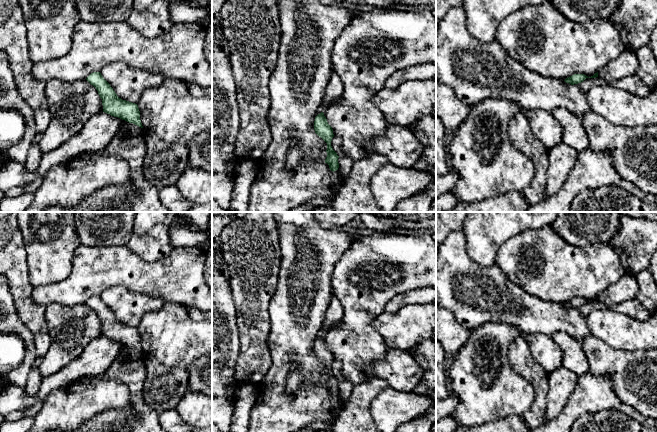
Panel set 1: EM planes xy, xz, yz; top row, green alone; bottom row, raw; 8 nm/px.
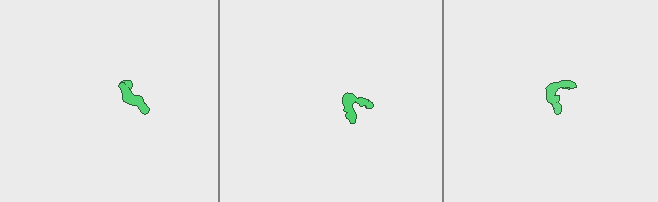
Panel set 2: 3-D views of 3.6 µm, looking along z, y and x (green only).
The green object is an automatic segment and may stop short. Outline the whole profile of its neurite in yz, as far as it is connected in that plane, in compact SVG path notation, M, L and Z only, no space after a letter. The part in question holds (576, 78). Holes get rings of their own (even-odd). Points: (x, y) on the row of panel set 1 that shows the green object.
M624 50L616 59L609 62L593 76L588 77L584 74L574 74L566 78L564 81L574 85L583 82L586 78L600 77L607 83L612 83L615 80L620 80L624 77L636 75L638 67L639 61L636 57L636 53Z

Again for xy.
M100 72L91 73L86 80L98 91L103 112L143 128L138 105L119 98Z

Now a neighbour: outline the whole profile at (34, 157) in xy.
M32 144L27 155L27 160L24 164L26 170L36 172L39 168L43 155L44 154L42 153L39 145Z

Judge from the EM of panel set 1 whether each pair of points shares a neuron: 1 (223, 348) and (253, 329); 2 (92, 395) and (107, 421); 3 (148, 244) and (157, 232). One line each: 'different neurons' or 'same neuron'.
1: different neurons
2: different neurons
3: same neuron

